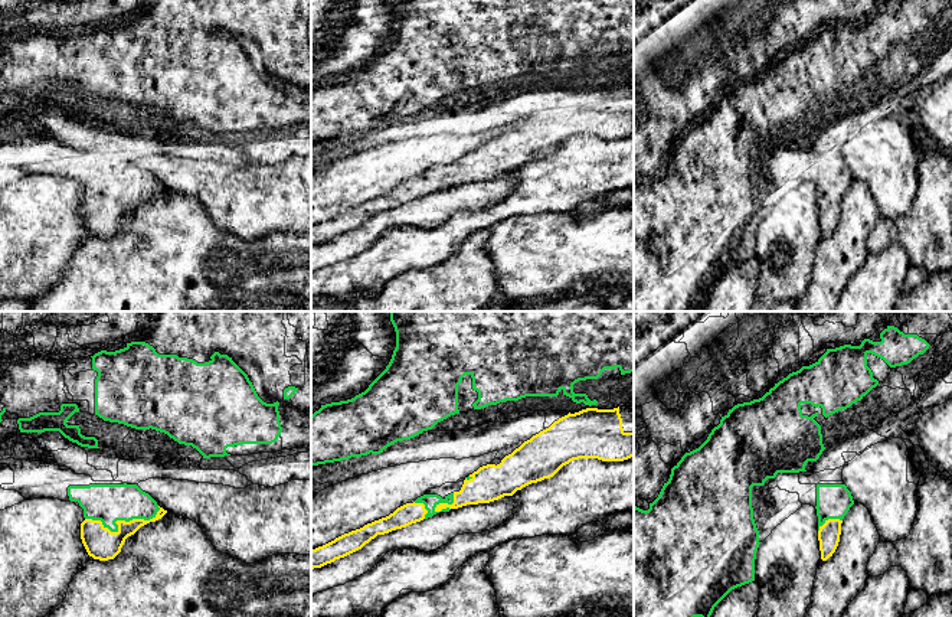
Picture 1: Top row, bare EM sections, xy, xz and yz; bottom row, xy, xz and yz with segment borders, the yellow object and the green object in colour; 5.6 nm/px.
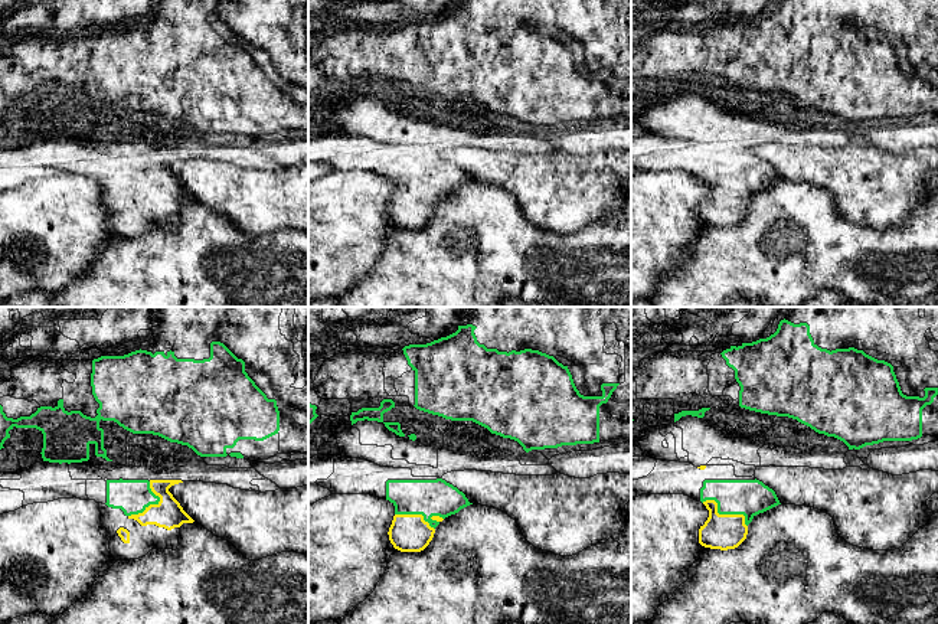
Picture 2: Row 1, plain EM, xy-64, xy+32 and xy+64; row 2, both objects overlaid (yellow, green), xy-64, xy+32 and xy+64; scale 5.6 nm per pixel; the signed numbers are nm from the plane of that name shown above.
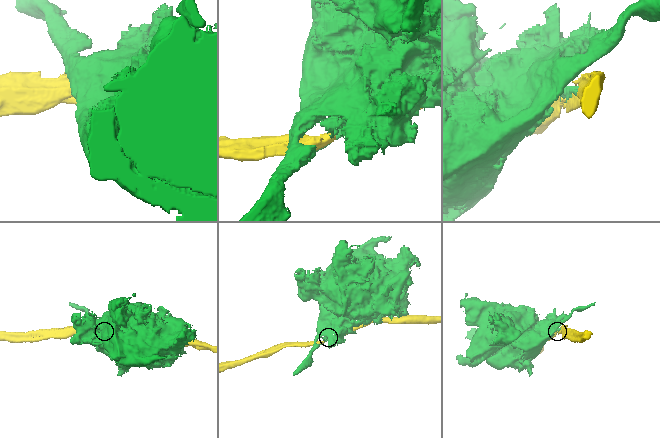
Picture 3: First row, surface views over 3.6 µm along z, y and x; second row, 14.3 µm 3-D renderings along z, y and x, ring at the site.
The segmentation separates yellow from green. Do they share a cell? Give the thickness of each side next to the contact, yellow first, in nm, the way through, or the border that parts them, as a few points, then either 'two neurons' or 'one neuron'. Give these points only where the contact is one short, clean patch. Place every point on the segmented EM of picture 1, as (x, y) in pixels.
calibres 180 and 220 nm; two neurons

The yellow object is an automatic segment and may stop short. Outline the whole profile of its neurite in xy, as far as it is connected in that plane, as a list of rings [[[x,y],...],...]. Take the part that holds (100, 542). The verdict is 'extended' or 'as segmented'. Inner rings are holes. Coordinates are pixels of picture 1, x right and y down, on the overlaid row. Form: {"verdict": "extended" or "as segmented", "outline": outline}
{"verdict": "as segmented", "outline": [[[160,507],[157,515],[150,519],[133,519],[130,522],[117,520],[117,532],[111,532],[102,525],[101,520],[85,519],[81,523],[81,539],[89,556],[99,561],[114,559],[125,542],[125,539],[134,535],[141,526],[161,519],[167,510]]]}

